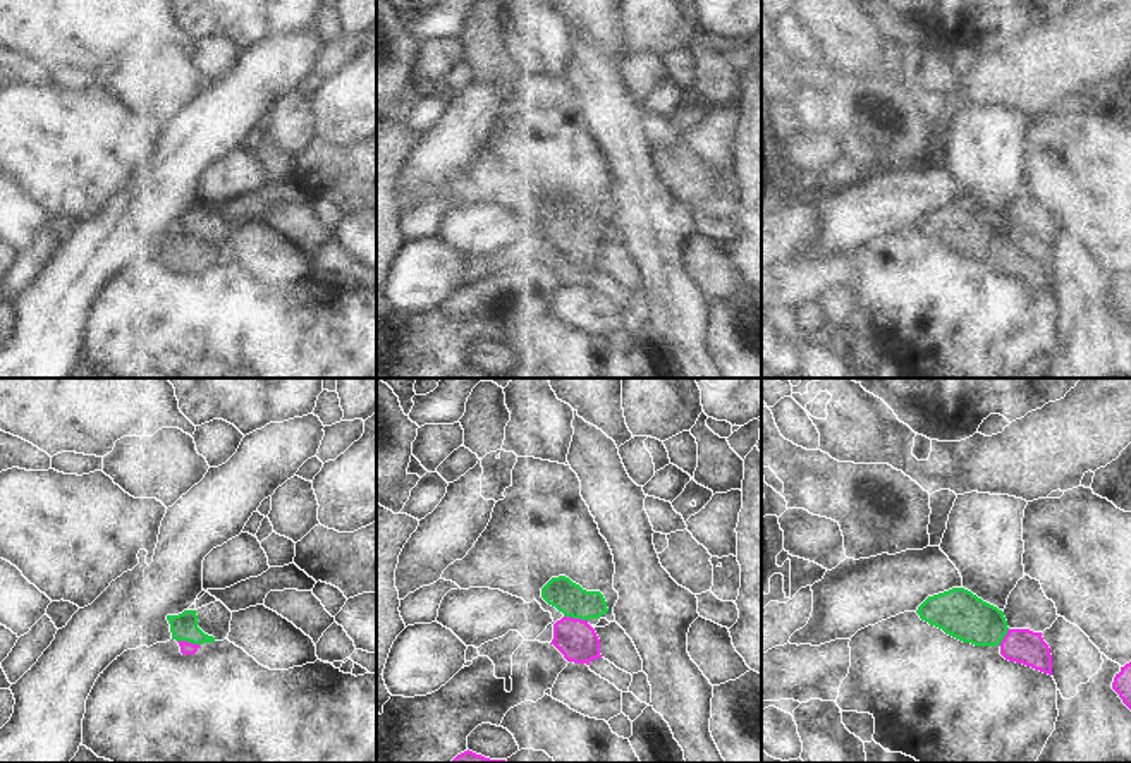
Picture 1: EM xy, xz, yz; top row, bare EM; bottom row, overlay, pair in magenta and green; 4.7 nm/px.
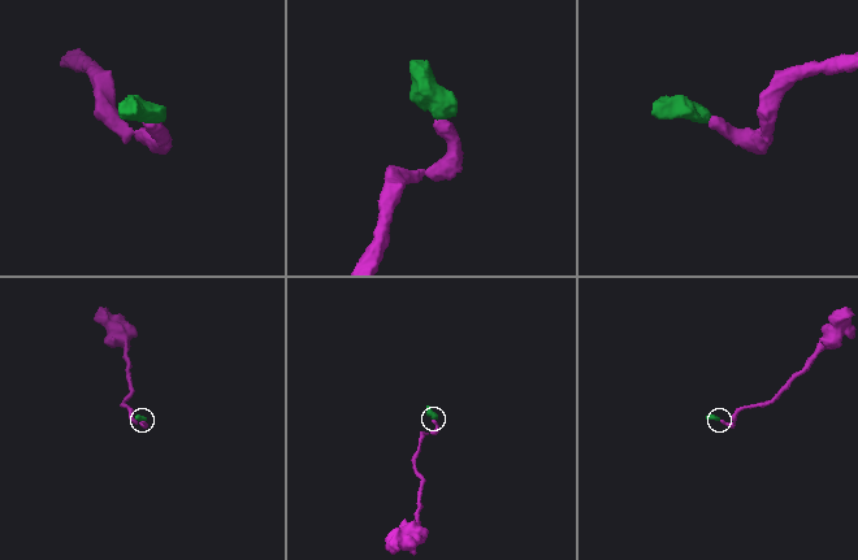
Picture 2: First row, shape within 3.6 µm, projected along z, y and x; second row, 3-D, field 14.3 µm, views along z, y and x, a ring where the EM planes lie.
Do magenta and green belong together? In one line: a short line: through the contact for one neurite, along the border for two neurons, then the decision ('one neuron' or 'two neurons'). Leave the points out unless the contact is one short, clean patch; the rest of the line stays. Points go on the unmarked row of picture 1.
xz (576, 255), (576, 234), (576, 220), (568, 212) | one neuron

